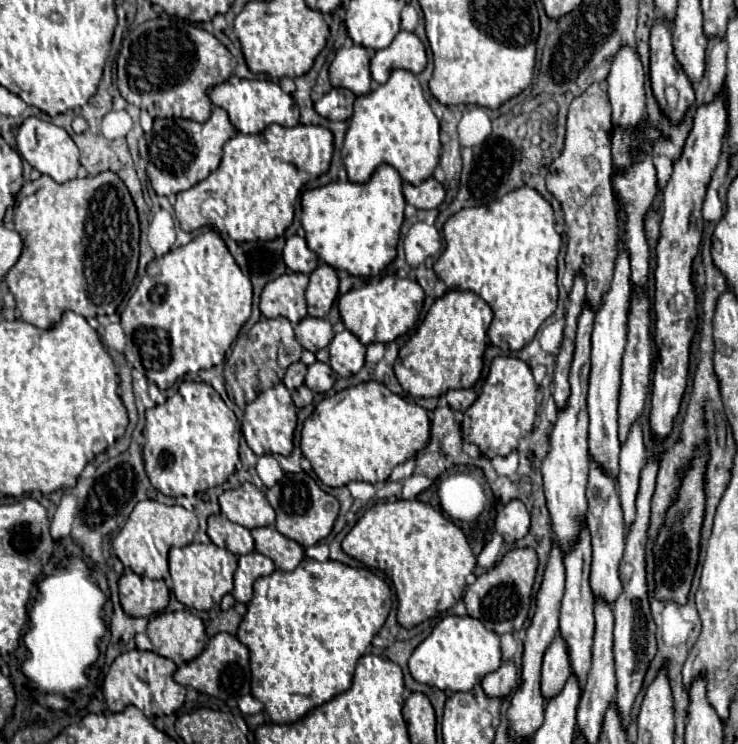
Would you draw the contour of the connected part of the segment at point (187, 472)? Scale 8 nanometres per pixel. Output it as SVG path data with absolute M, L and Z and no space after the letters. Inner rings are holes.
M183 382L175 396L167 398L165 404L153 406L145 414L145 446L143 460L151 484L165 496L193 496L213 486L221 486L239 464L239 441L241 424L237 422L233 410L223 402L223 398L207 382Z

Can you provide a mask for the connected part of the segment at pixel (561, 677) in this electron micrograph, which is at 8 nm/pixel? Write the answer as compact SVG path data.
M561 636L553 640L543 656L543 672L541 672L541 694L545 700L551 700L555 692L563 690L563 684L571 676L571 664L567 658L567 648Z

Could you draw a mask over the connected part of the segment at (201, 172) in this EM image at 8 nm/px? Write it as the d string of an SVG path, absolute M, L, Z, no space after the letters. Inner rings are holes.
M213 108L207 122L199 124L185 118L155 118L153 142L151 142L151 162L147 165L147 175L157 196L171 196L181 190L189 190L197 182L205 180L221 162L223 144L235 134L235 128L223 108Z

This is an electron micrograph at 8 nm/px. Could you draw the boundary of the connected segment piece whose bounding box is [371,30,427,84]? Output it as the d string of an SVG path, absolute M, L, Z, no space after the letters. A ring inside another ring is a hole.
M401 30L387 48L377 50L371 58L371 76L379 84L385 84L391 70L403 68L413 74L419 74L425 68L425 64L427 58L423 42L413 32Z

